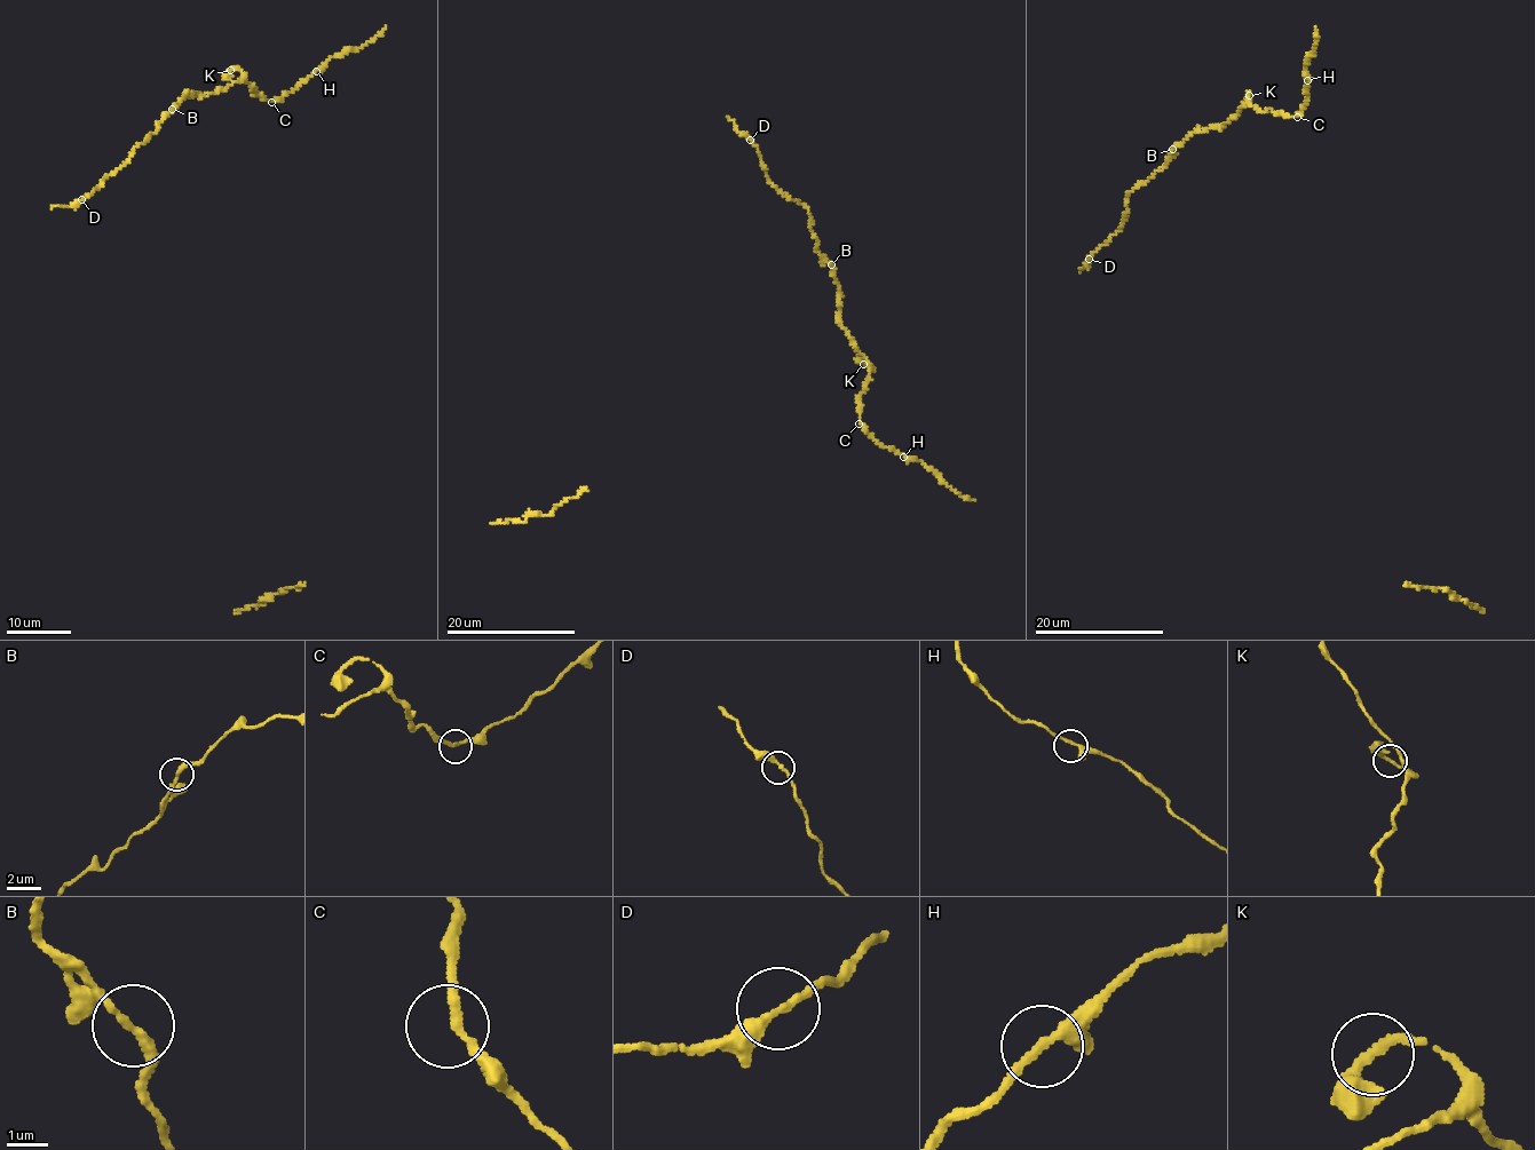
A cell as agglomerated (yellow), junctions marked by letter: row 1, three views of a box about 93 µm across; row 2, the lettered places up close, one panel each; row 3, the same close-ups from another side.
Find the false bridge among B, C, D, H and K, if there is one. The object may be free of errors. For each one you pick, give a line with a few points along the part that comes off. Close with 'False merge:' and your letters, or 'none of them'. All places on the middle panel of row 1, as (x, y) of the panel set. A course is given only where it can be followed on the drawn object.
False merge: none of them

